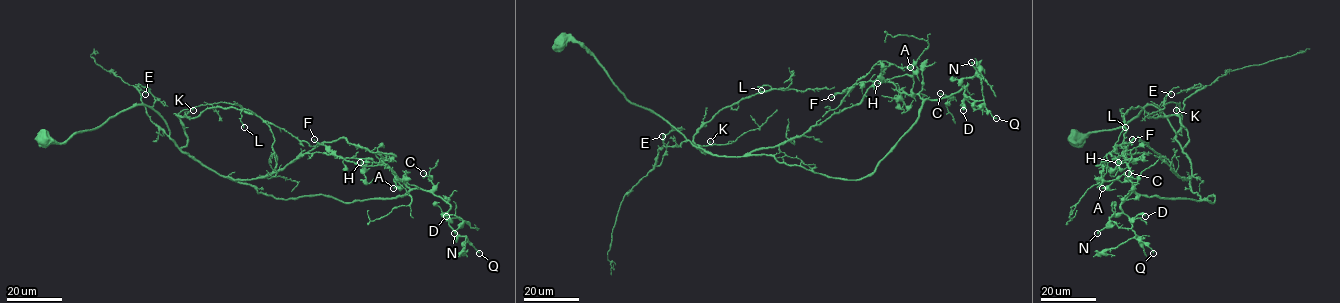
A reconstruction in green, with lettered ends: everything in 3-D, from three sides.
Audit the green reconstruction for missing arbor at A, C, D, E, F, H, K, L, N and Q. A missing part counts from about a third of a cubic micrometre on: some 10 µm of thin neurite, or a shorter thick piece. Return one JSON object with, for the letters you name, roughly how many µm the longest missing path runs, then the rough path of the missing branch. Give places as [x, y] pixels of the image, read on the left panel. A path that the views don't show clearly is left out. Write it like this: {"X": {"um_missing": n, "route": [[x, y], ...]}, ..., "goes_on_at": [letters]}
{"goes_on_at": []}

